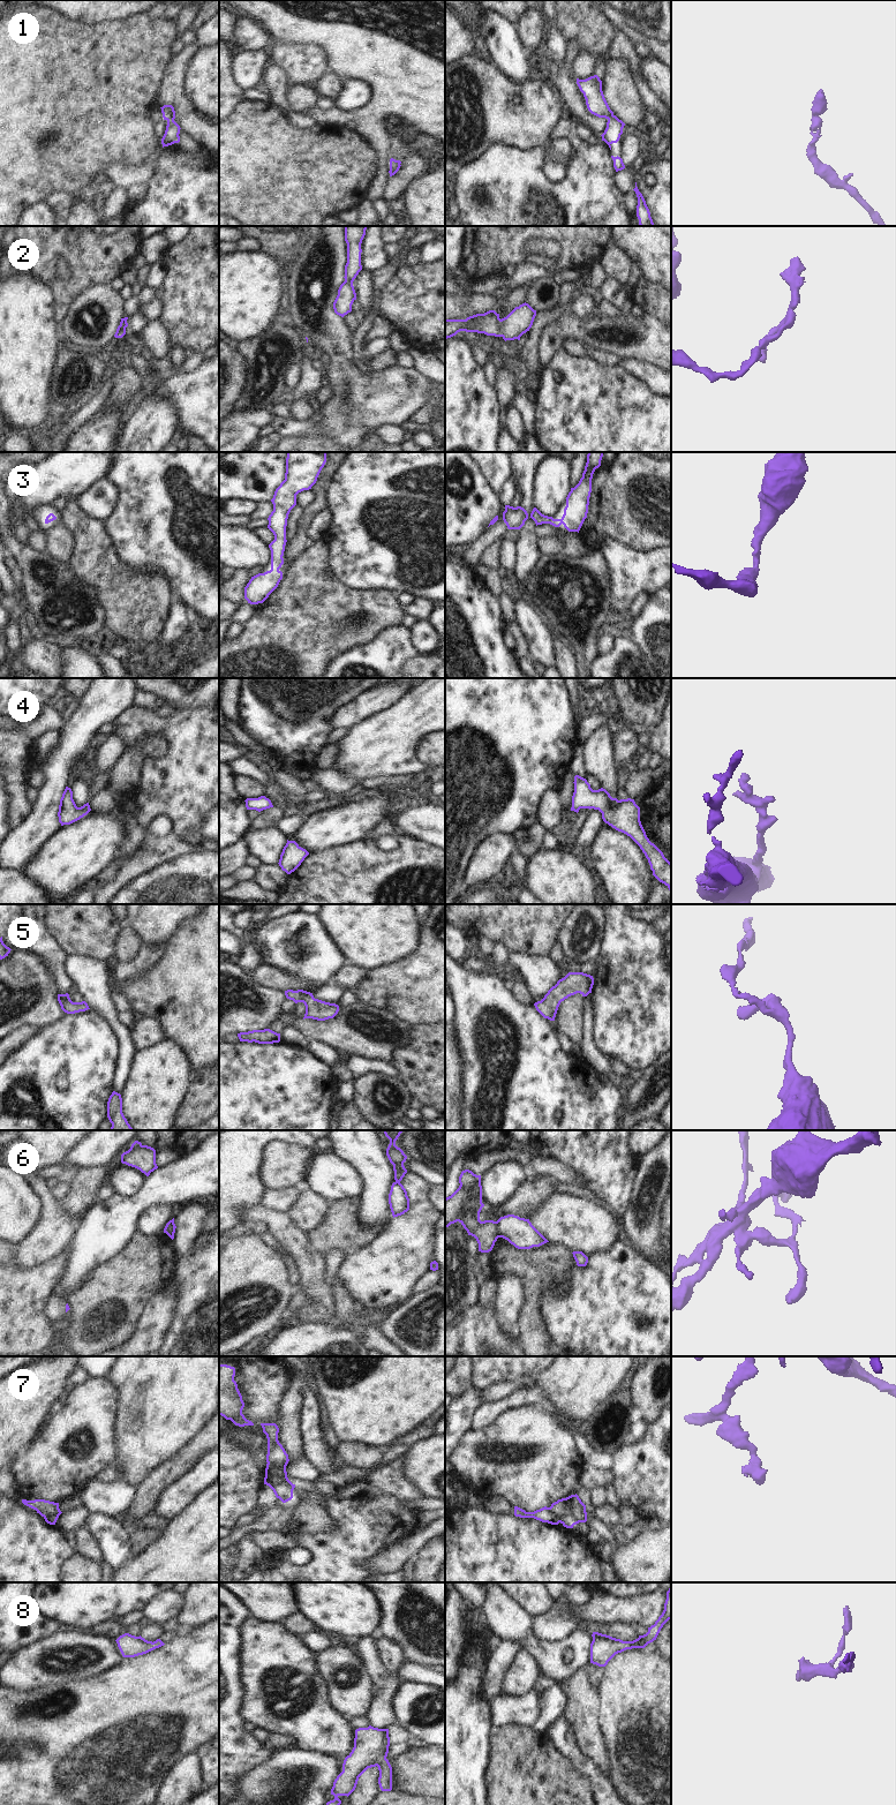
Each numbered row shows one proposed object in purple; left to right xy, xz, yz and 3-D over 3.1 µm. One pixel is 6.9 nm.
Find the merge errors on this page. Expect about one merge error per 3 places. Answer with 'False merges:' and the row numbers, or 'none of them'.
False merges: 6, 7.

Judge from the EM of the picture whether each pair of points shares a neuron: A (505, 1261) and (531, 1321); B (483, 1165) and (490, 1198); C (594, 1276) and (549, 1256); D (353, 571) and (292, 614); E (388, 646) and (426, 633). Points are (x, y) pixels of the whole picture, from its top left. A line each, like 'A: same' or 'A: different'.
A: same
B: different
C: different
D: different
E: different

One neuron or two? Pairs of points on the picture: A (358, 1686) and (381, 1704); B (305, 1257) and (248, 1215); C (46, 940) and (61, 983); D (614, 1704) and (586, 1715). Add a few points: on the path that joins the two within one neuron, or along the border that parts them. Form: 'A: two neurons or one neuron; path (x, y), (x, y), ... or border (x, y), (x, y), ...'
A: two neurons; border (375, 1698), (371, 1709), (367, 1715)
B: one neuron; path (294, 1242), (268, 1216), (263, 1215)
C: one neuron; path (50, 950), (54, 956), (58, 972)
D: two neurons; border (596, 1687), (599, 1691), (599, 1727), (602, 1736)

